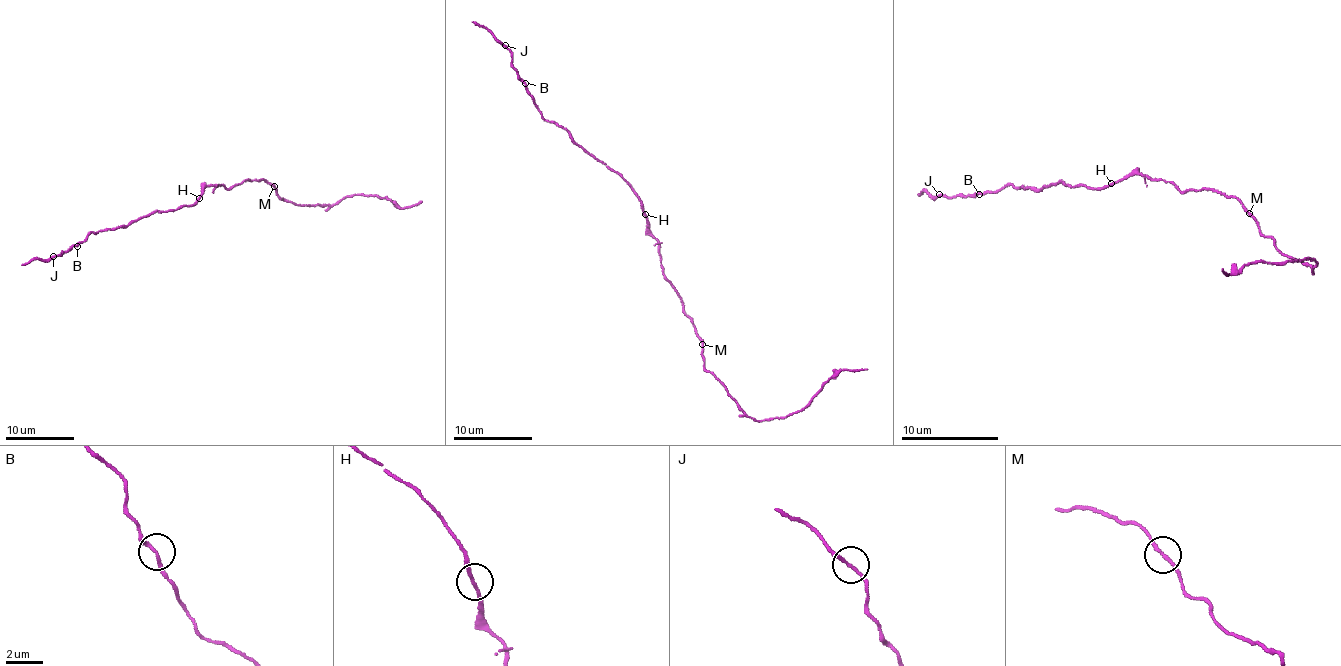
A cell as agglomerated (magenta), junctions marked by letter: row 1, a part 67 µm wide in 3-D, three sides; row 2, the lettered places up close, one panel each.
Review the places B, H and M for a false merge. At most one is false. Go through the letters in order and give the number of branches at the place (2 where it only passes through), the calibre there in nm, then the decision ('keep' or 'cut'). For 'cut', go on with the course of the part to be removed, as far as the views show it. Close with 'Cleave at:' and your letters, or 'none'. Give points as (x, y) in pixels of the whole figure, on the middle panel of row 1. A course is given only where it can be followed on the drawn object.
B: 2 branches meet; 170 nm thick; keep
H: 2 branches meet; 160 nm thick; keep
M: 2 branches meet; 170 nm thick; keep
Cleave at: none

